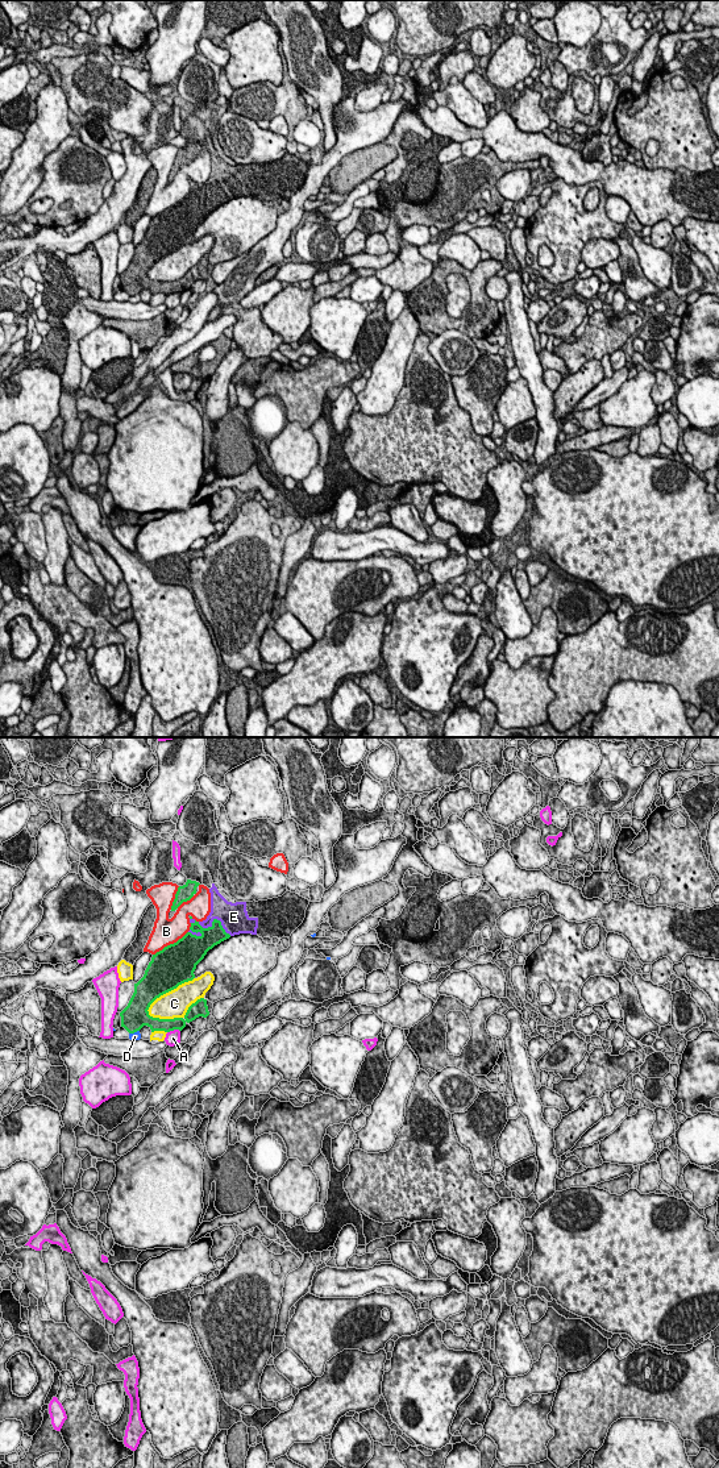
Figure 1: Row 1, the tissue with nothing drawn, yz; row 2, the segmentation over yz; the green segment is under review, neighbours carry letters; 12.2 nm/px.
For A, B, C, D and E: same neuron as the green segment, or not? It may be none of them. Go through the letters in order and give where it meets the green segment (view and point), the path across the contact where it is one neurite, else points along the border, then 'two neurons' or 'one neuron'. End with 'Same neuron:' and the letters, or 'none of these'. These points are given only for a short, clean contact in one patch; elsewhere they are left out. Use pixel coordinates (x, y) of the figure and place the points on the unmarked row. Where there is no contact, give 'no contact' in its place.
A: meets green in yz at (173, 292); two neurons
B: meets green in yz at (170, 207); two neurons
C: meets green in yz at (167, 254); two neurons
D: meets green in yz at (133, 295); two neurons
E: meets green in yz at (216, 182); one neuron
Same neuron: E

